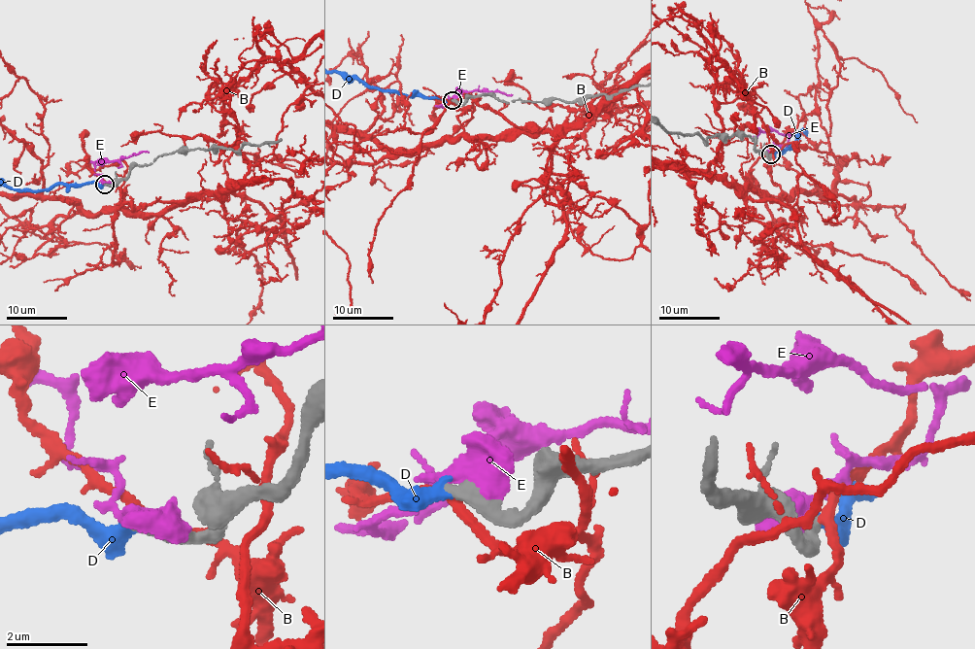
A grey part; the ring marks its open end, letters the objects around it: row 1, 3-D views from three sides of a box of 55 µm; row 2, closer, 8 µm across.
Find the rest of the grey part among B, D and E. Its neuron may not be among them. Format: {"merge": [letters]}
{"merge": ["D"]}

